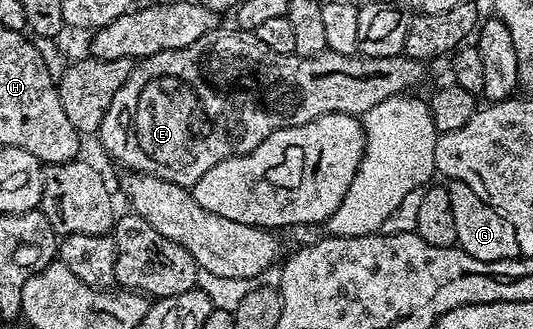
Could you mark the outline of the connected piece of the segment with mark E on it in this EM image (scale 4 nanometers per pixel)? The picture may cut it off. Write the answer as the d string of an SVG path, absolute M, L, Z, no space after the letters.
M216 26L190 46L142 57L132 67L125 86L113 96L97 133L104 150L117 163L191 190L205 170L217 166L217 162L249 154L277 130L301 126L325 114L362 117L363 113L377 106L377 102L385 102L411 90L422 78L425 68L424 61L412 60L406 54L389 58L346 56L330 50L320 56L276 54L254 32L230 27Z

